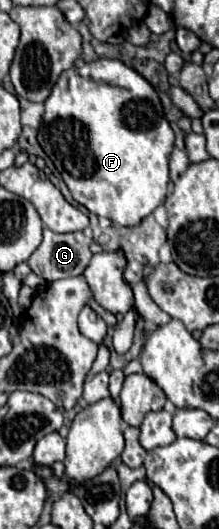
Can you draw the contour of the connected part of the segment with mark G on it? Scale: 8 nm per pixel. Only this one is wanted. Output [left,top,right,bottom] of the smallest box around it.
[27,229,91,281]

